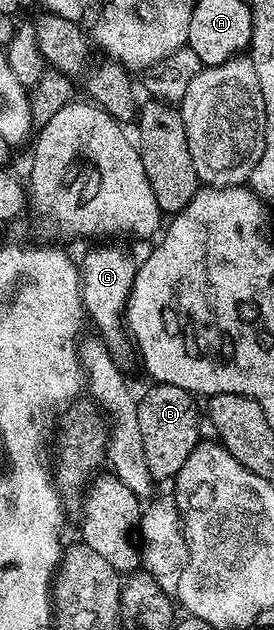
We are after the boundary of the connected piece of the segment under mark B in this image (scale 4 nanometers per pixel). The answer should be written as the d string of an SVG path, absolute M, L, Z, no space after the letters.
M169 384L151 385L152 389L143 397L139 397L138 426L144 435L144 449L146 450L146 466L150 466L153 481L171 481L186 466L186 458L201 443L200 421L202 412L196 409L197 397L187 392L182 386Z

